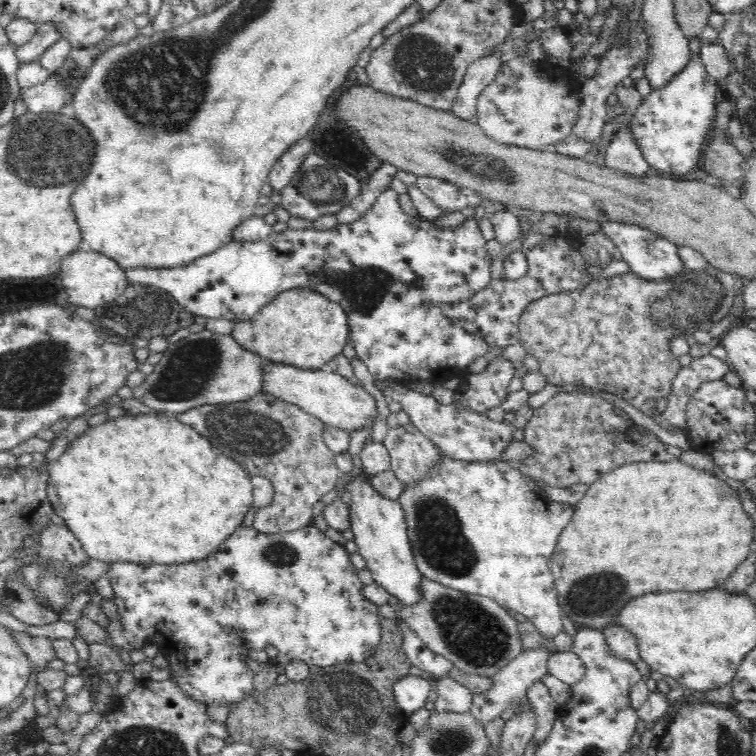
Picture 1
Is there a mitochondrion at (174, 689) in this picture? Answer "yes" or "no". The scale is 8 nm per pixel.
no

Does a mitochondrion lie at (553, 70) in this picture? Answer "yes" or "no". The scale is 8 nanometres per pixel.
no

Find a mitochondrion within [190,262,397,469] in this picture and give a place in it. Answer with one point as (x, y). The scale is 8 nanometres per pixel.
(364, 291)

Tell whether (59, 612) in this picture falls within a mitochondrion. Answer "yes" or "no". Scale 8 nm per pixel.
no

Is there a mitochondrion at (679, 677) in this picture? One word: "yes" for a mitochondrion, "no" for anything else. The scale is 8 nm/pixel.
no

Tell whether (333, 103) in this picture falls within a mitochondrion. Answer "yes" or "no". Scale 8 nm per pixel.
no

